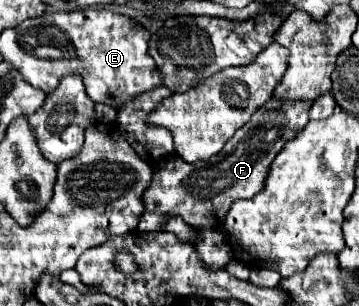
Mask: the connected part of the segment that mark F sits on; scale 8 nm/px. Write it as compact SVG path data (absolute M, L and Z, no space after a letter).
M272 97L250 117L242 129L234 133L234 137L216 157L196 163L180 161L180 157L168 157L162 165L154 165L152 183L142 195L144 213L136 229L152 233L162 231L168 217L176 215L194 229L220 227L234 201L250 199L260 193L260 189L264 189L270 163L284 145L280 143L280 131L284 133L282 139L292 139L302 129L302 125L308 123L310 107L312 101L278 101Z

